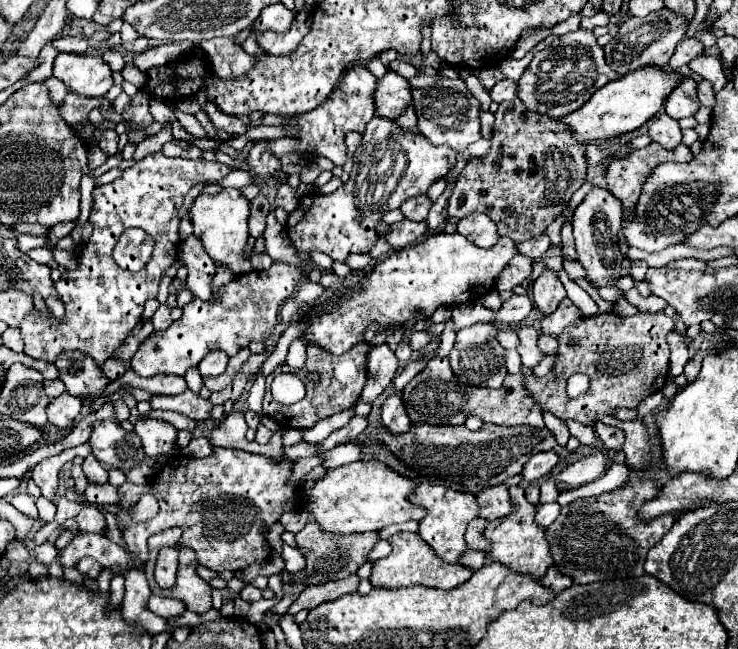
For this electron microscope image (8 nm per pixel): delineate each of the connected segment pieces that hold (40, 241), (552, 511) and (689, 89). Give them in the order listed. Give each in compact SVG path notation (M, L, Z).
M25 234L25 236L19 236L17 238L17 246L23 250L23 252L29 252L31 248L37 248L37 246L43 246L45 244L45 236L29 236L29 234Z
M553 502L553 504L543 504L543 506L537 510L535 520L541 524L541 528L547 528L557 516L559 516L559 504Z
M683 78L683 82L679 82L679 86L667 96L665 100L665 112L671 118L685 118L685 116L693 116L699 110L699 100L697 100L697 82Z

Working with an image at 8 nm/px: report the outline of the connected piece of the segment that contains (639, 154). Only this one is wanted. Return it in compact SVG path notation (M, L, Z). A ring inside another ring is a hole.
M653 142L645 148L635 150L629 158L613 160L607 172L607 188L621 200L625 210L633 212L641 196L643 182L653 168L663 162L689 162L691 158L693 154L685 144L677 146L675 150L665 150Z

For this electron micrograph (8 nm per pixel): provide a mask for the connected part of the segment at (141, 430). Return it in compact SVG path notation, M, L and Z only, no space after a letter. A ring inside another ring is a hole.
M147 418L143 422L137 422L135 424L135 434L141 438L143 452L149 458L155 458L159 454L169 456L177 448L177 442L175 442L177 430L163 420Z

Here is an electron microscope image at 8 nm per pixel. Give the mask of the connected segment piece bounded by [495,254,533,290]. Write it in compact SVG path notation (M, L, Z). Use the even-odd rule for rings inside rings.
M521 254L515 256L515 258L509 262L509 266L503 268L501 276L497 278L495 288L497 288L497 290L511 290L513 286L521 284L523 280L529 278L531 266L533 266L533 262L529 262L527 256L521 256Z

